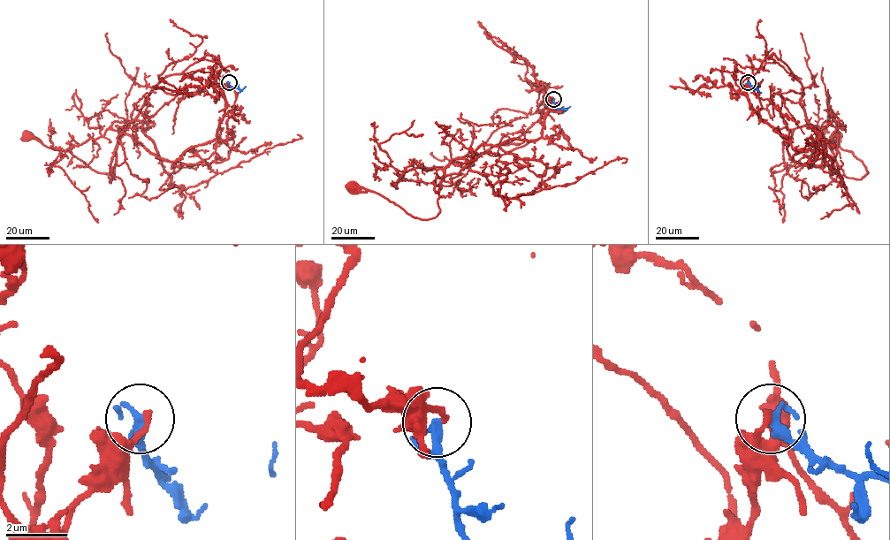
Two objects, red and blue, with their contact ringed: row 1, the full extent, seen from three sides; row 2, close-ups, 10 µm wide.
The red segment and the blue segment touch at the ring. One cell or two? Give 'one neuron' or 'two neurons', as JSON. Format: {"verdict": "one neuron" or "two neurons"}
{"verdict": "two neurons"}

